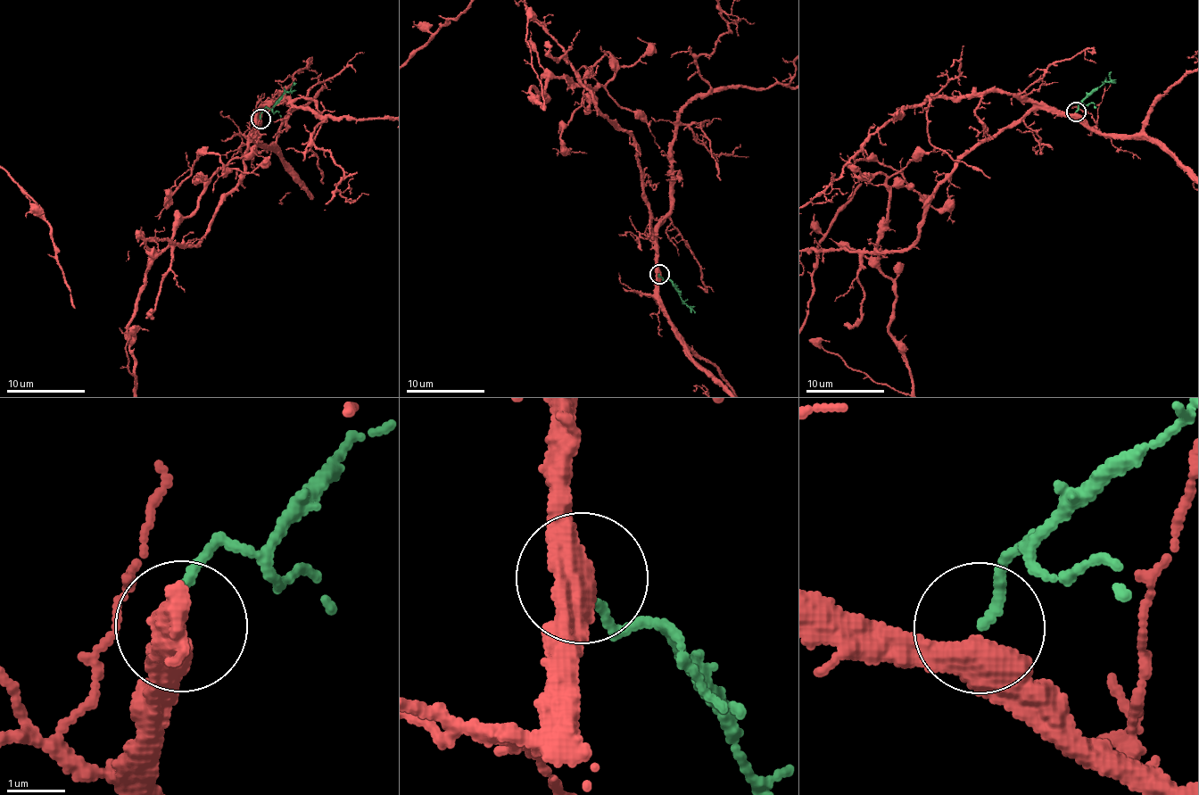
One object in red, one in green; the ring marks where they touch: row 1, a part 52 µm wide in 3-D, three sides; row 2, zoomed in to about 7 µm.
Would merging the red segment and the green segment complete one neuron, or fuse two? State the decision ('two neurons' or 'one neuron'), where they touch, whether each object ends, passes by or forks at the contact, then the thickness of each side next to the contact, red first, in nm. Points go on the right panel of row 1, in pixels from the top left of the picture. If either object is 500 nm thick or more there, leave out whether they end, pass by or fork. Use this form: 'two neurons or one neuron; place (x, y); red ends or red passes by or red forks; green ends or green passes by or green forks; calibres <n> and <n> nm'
one neuron; place (1076, 111); red passes by; green ends; calibres 480 and 150 nm

